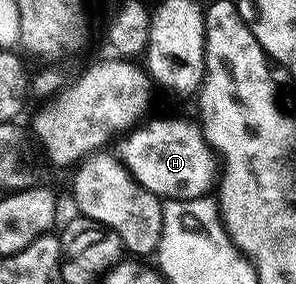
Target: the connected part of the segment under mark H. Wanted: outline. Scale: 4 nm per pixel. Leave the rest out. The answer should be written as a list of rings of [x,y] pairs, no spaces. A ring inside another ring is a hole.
[[[156,119],[147,123],[133,127],[119,140],[118,158],[128,172],[164,201],[207,196],[218,179],[218,155],[200,130],[199,122]]]

